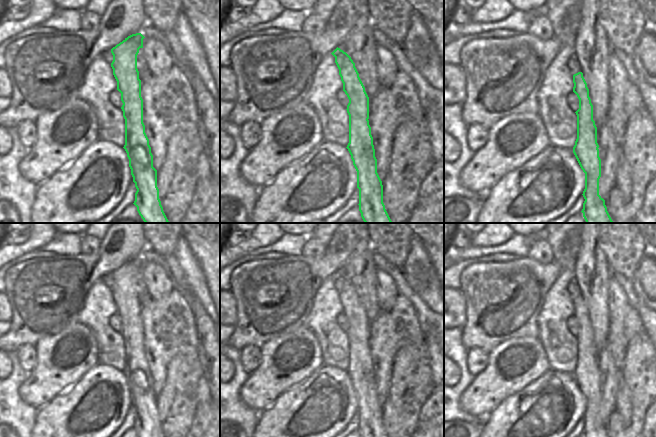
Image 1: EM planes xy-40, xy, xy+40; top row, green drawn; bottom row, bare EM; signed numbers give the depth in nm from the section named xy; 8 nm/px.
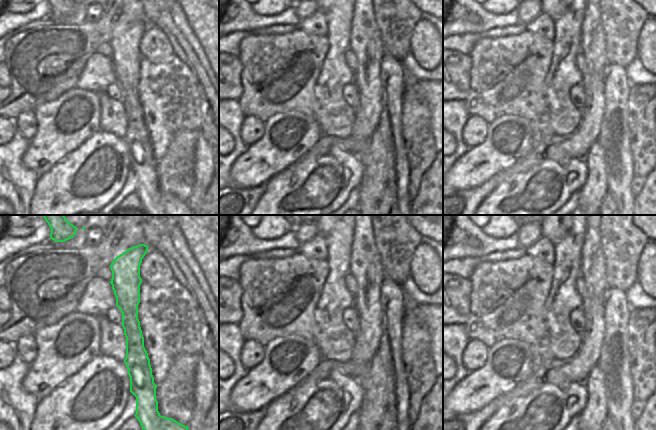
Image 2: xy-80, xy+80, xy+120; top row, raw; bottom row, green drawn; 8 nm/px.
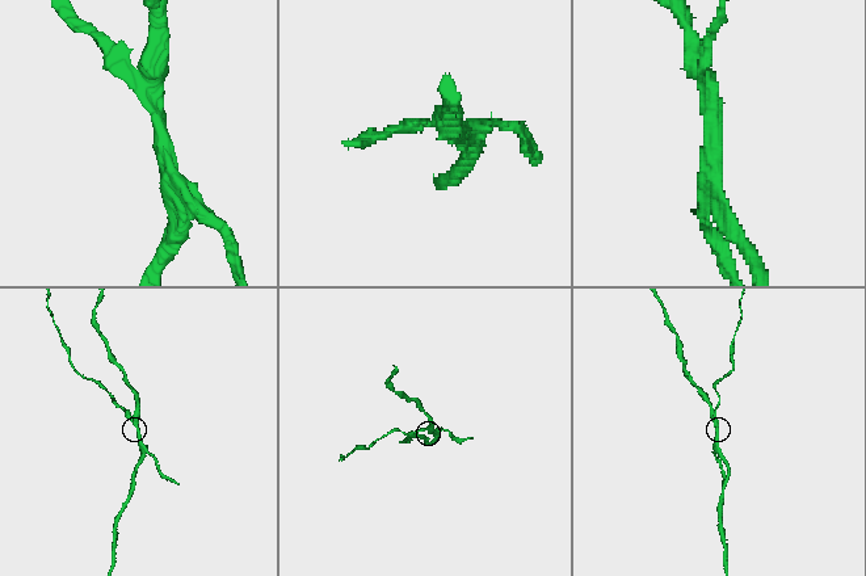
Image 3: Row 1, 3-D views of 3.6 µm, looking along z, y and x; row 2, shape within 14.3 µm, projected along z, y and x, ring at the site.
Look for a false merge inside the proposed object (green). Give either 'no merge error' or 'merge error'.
merge error

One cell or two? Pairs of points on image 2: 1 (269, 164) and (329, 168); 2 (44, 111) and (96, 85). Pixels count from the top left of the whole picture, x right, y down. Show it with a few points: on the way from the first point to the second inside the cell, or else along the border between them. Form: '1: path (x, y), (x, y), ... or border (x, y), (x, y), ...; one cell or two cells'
1: border (308, 150), (270, 178); two cells
2: border (76, 87), (94, 92), (97, 95), (100, 109); two cells

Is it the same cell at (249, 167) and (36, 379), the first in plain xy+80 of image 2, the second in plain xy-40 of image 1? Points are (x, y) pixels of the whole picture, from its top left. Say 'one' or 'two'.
one

